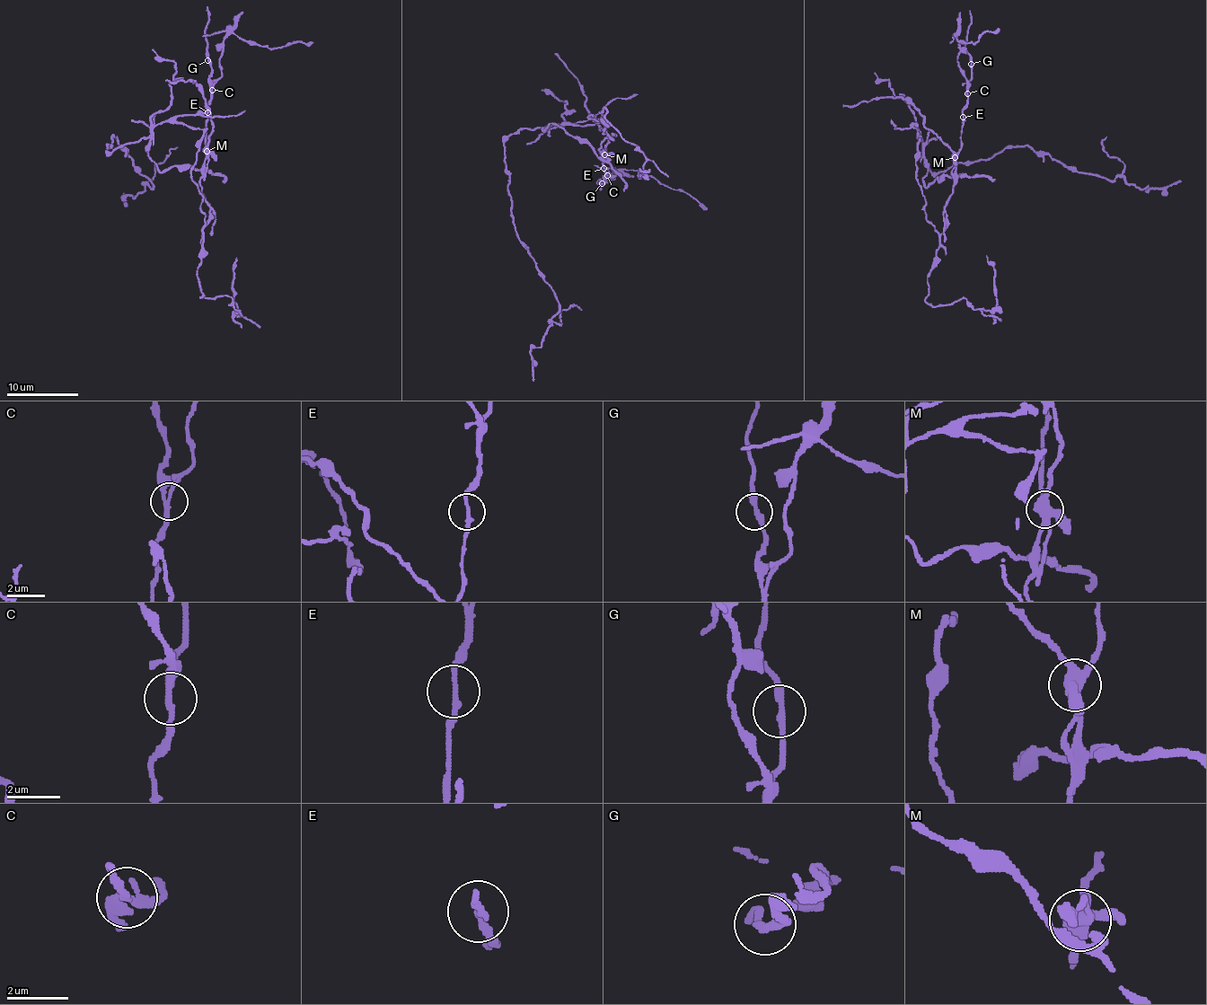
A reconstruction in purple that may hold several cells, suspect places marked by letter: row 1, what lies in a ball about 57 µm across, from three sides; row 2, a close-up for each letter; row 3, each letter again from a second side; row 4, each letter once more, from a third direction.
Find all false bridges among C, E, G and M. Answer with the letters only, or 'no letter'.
C, M

